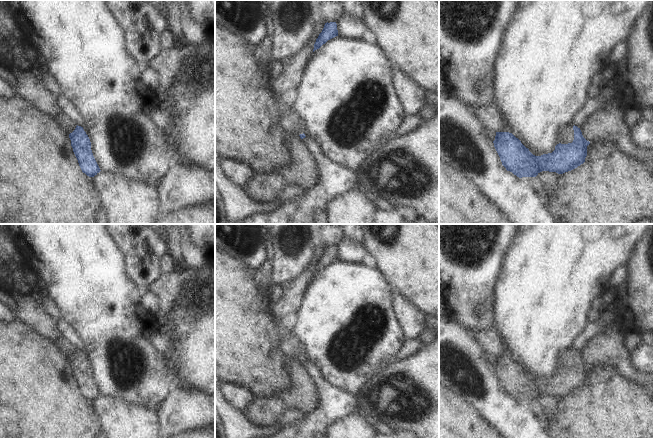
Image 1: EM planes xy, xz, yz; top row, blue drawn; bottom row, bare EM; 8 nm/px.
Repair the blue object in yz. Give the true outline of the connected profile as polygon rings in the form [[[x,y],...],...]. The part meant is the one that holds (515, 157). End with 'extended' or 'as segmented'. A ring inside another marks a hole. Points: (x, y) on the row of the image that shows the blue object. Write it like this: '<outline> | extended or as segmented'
[[[573,126],[574,140],[568,144],[557,144],[552,153],[533,155],[521,141],[509,132],[496,132],[494,147],[502,165],[519,178],[536,177],[542,171],[563,174],[585,162],[587,141],[577,126]]] | as segmented

